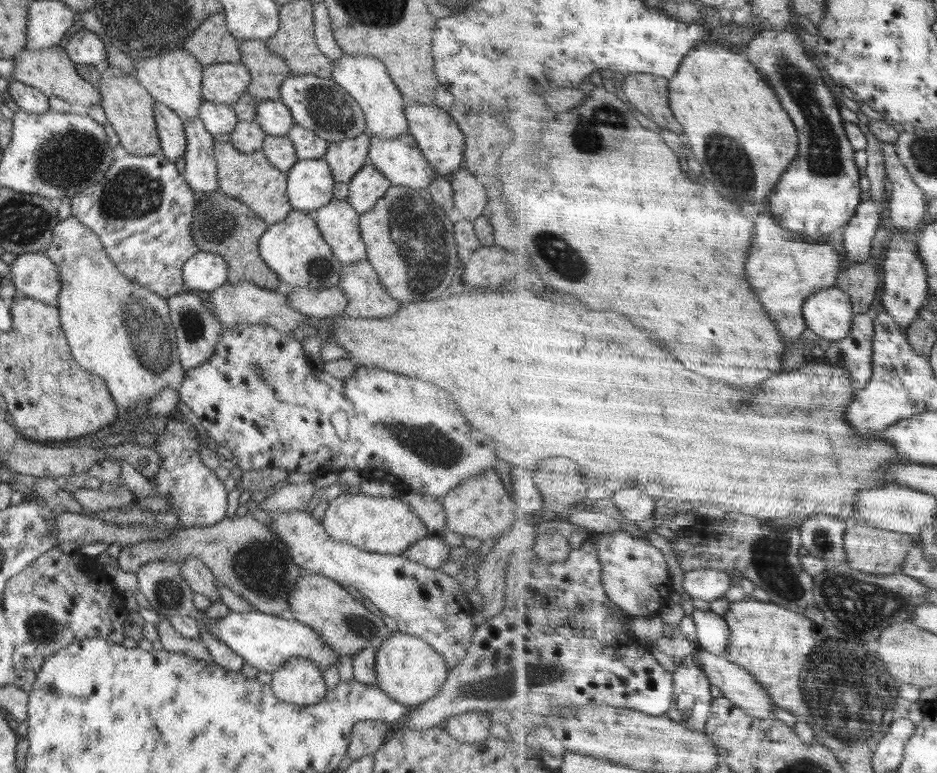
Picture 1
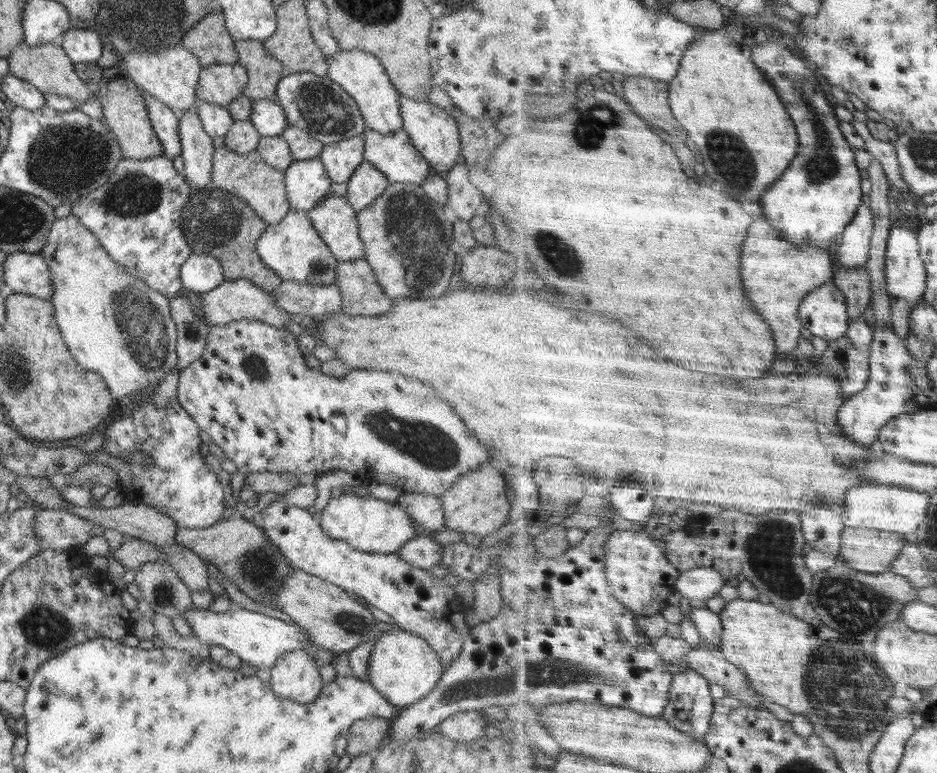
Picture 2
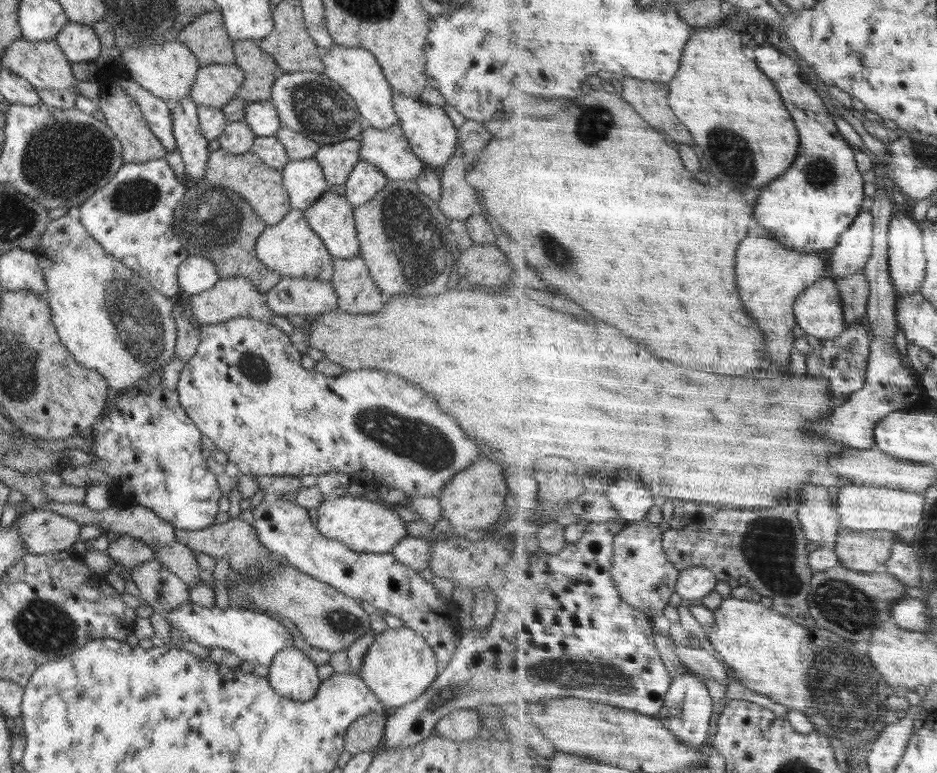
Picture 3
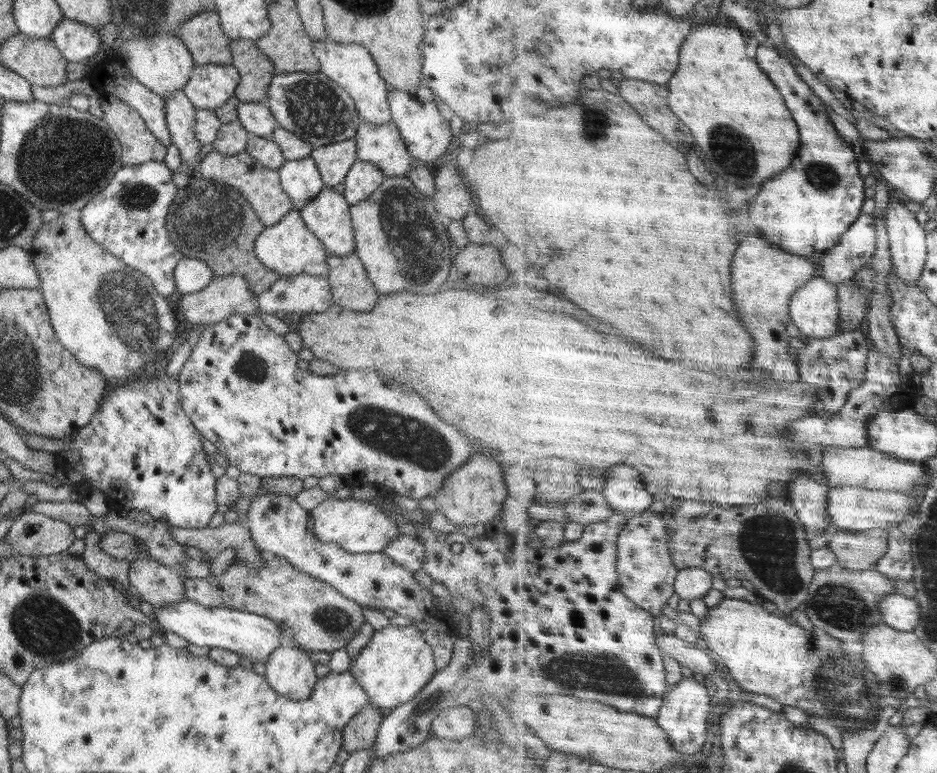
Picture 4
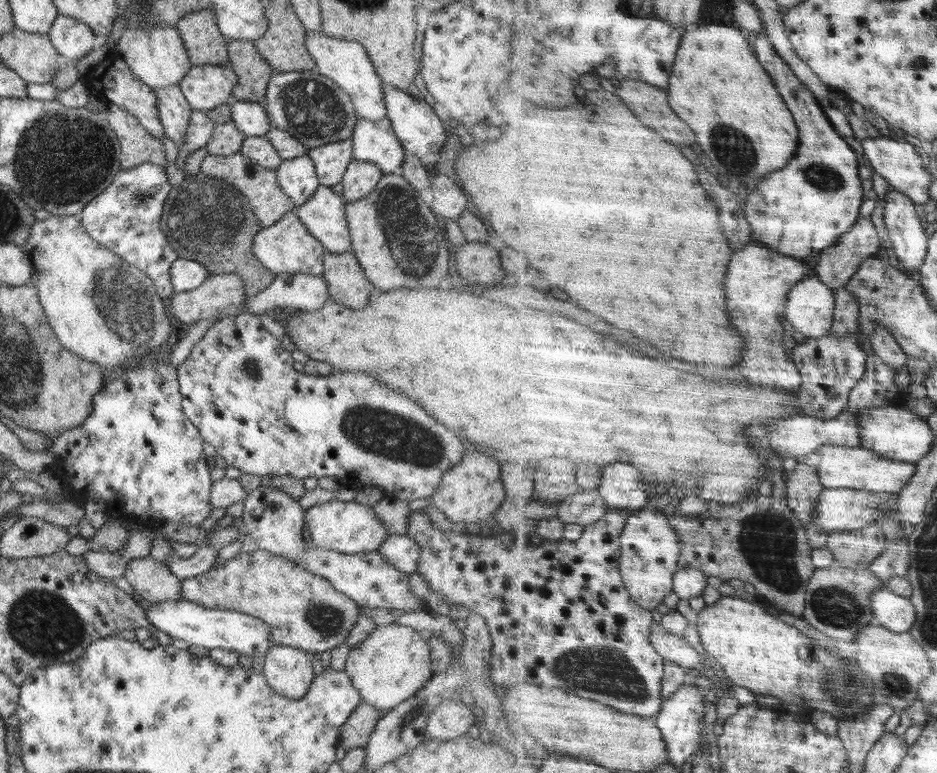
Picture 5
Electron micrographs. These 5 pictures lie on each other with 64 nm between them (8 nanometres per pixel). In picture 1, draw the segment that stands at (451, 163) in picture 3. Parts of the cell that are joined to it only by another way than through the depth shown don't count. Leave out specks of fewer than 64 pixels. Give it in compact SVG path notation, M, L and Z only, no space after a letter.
M466 168L454 172L452 176L452 199L454 206L465 219L473 221L480 217L488 204L486 189Z

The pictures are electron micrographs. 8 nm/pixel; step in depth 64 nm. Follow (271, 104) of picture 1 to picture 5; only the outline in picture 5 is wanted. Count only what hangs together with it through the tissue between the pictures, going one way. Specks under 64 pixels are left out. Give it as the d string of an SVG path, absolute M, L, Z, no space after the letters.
M231 100L230 121L248 137L264 137L273 128L266 109L257 102Z

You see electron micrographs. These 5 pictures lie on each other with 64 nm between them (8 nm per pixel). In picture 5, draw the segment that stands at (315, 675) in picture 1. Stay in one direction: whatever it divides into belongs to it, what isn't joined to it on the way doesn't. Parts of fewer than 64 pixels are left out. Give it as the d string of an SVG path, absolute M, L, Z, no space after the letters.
M274 645L262 658L266 682L278 694L302 698L315 676L310 654L294 646Z

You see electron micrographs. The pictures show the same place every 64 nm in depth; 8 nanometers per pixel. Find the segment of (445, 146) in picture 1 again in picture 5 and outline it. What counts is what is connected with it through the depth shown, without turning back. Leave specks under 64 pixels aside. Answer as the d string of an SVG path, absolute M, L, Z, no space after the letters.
M382 83L384 103L386 103L386 116L392 121L392 129L406 154L424 158L428 154L439 153L446 142L446 128L438 114L433 111L433 104L424 99L413 97L407 91L400 90L390 84Z

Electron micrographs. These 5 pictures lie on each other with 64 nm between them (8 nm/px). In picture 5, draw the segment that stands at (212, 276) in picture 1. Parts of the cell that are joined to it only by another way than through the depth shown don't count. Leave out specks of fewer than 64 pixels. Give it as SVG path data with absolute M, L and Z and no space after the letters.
M182 255L174 260L170 268L170 279L175 292L196 290L210 275L211 272L201 262L184 258Z

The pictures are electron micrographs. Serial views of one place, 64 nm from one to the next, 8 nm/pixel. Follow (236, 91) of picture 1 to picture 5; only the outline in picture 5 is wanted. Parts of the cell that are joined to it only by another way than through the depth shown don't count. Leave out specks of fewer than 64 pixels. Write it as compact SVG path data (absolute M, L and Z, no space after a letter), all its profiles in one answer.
M204 64L202 66L192 65L178 85L193 110L208 111L233 100L232 90L236 82L238 82L237 76L230 66Z

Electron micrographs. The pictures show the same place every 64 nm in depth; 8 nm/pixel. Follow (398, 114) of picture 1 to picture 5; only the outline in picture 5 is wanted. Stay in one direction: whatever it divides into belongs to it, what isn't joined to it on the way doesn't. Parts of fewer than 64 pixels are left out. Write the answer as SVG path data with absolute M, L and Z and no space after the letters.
M306 31L306 49L316 61L316 72L332 79L340 88L344 89L354 105L358 117L378 122L386 116L386 103L382 93L383 80L376 74L374 63L370 61L366 49L356 41L332 38L323 32Z

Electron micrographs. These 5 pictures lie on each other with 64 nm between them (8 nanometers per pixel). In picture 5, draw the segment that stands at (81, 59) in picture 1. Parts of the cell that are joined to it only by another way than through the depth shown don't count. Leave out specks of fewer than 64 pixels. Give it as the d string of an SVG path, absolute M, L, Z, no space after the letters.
M59 14L48 30L52 46L72 61L79 61L92 52L96 33L82 22Z

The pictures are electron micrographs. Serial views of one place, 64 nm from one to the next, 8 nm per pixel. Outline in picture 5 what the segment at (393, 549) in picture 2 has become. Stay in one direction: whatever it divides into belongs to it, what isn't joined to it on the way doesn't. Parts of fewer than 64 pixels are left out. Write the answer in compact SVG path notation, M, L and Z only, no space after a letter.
M331 501L320 503L306 509L304 524L309 526L311 541L314 545L326 549L342 551L344 554L377 551L382 542L390 536L388 527L382 519L376 517L371 506L355 501Z

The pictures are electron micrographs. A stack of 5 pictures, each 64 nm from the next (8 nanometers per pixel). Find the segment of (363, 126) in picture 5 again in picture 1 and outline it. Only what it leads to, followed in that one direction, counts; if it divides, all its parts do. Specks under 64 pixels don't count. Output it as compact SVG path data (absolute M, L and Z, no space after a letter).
M370 134L368 159L394 186L427 189L439 176L410 134L398 138L378 138Z

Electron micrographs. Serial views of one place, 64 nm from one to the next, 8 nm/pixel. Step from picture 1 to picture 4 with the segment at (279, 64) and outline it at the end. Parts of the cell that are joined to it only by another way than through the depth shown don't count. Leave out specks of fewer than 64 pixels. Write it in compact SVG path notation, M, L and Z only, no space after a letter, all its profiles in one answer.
M230 41L232 67L240 75L234 96L244 102L267 104L269 84L276 74L272 61L256 46L255 41Z

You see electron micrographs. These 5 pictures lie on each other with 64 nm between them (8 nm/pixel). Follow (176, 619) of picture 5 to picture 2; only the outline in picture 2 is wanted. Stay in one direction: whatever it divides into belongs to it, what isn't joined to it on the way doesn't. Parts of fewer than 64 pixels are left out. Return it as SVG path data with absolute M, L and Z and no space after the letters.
M195 607L194 610L186 610L182 615L192 625L194 637L207 645L218 644L223 646L238 655L244 662L249 662L257 668L270 670L282 654L294 652L294 650L306 652L310 646L314 646L307 631L294 621L288 623L255 611L233 607L228 612L216 614L209 608Z

